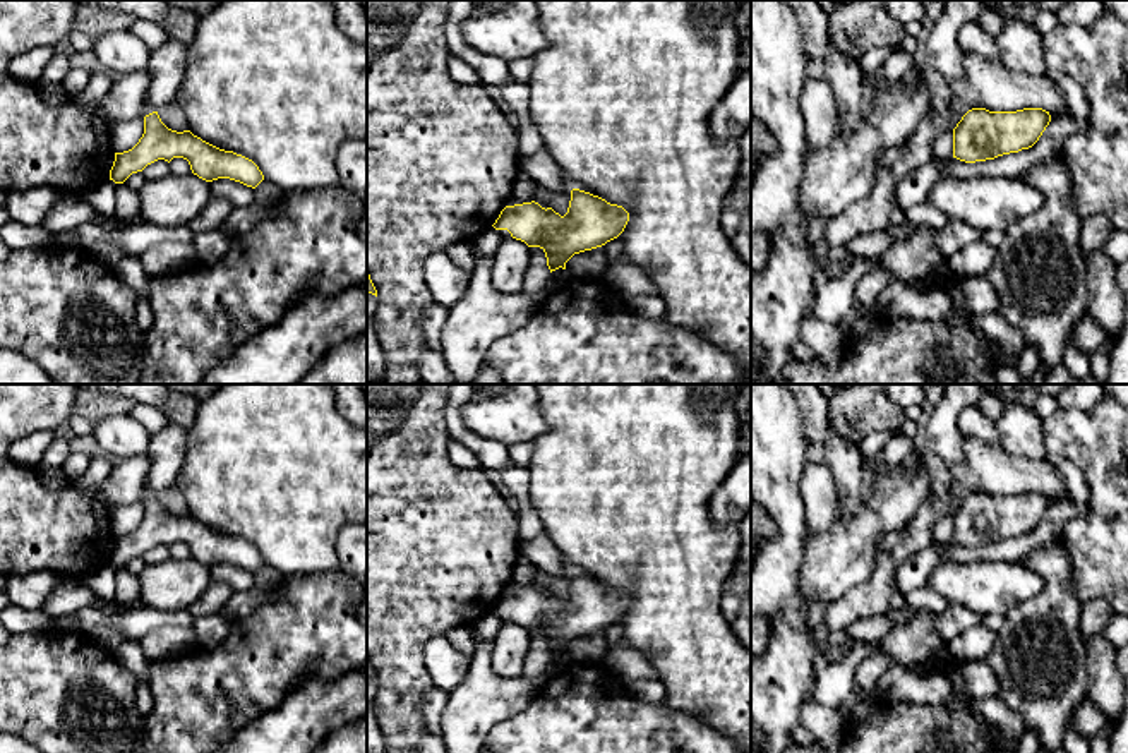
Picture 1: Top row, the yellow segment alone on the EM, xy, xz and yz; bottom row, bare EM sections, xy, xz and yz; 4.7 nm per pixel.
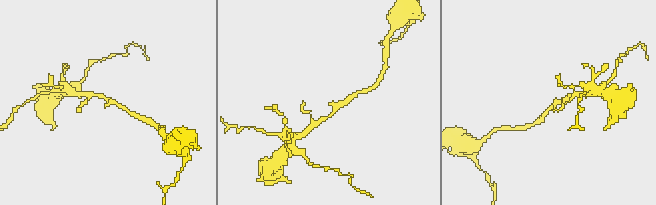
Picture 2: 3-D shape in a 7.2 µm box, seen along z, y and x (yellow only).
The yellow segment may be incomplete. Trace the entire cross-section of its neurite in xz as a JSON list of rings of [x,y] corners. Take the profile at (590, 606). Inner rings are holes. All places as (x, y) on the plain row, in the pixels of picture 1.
[[[573,573],[567,597],[561,600],[538,587],[506,590],[495,614],[507,614],[513,623],[545,636],[552,655],[562,652],[579,636],[591,635],[617,623],[629,605],[629,597],[590,576]]]

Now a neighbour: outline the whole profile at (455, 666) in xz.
[[[435,635],[425,642],[423,660],[434,686],[442,688],[446,693],[458,688],[470,671],[470,659],[444,635]]]

